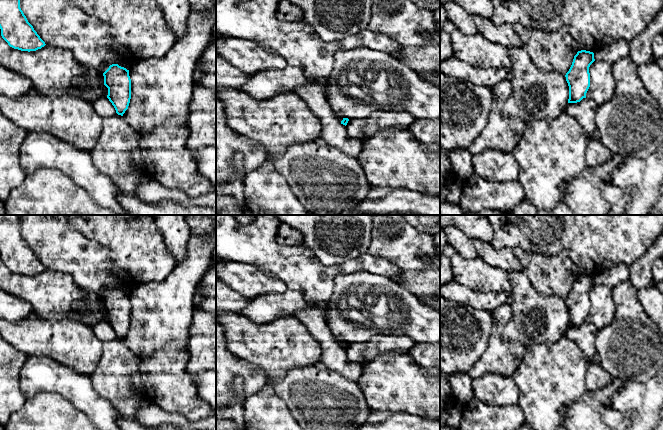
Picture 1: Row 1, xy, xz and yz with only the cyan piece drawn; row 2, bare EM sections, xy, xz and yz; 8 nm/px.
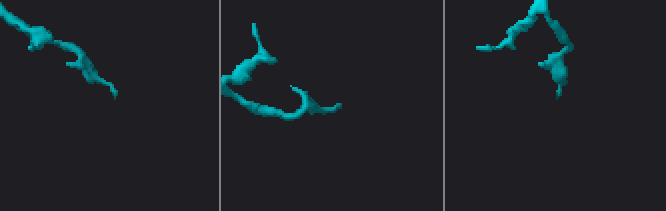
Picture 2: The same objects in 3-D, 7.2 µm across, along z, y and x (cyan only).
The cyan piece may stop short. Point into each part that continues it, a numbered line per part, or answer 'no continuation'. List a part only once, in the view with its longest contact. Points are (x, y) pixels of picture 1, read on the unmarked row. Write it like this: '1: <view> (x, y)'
no continuation

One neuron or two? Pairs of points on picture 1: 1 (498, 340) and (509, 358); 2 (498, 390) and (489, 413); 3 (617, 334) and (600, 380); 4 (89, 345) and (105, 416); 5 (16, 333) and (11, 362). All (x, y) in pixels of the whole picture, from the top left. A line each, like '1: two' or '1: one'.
1: one
2: two
3: two
4: two
5: two

